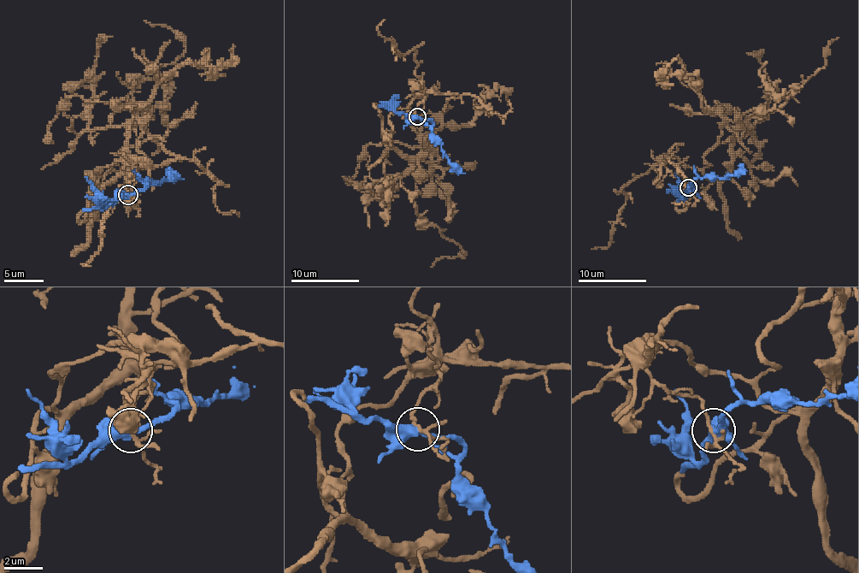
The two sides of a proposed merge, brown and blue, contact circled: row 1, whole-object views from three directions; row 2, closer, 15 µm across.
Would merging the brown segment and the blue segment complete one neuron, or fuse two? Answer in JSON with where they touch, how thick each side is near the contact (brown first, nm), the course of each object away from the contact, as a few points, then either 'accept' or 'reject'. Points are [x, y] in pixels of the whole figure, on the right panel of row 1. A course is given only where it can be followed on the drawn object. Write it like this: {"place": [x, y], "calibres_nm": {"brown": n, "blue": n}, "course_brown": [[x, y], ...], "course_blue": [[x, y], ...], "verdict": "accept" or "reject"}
{"place": [688, 187], "calibres_nm": {"brown": 140, "blue": 440}, "course_brown": [[689, 187], [667, 167], [670, 156], [719, 180], [738, 121], [773, 113], [838, 38]], "course_blue": [[689, 187], [694, 180], [708, 177], [744, 174]], "verdict": "accept"}

